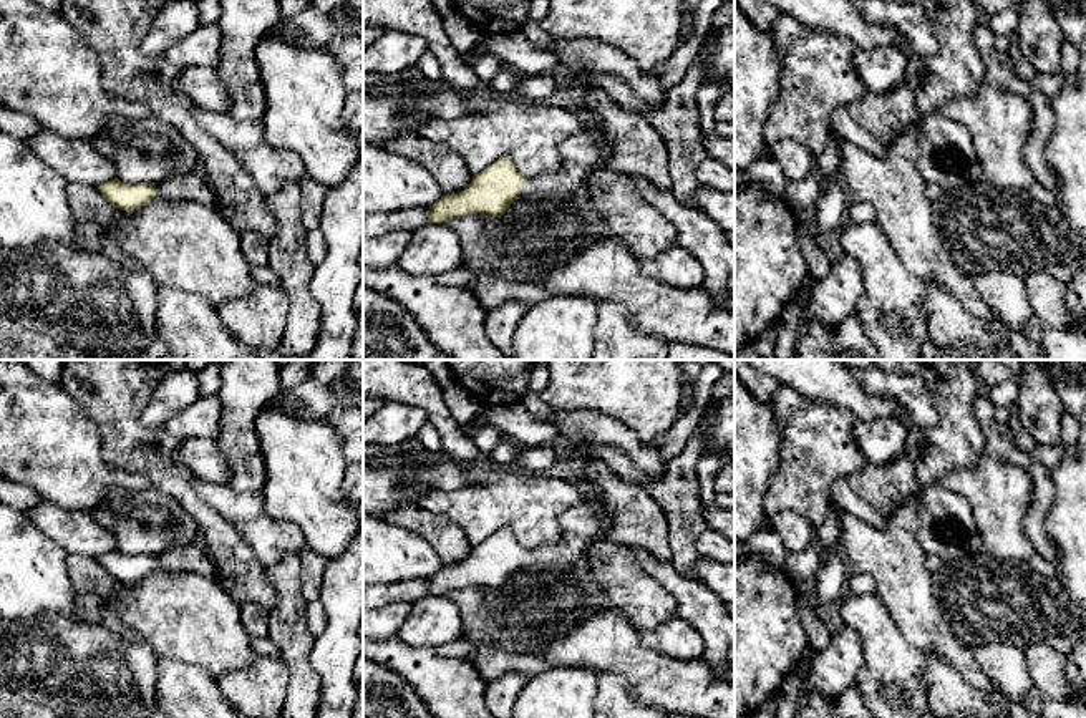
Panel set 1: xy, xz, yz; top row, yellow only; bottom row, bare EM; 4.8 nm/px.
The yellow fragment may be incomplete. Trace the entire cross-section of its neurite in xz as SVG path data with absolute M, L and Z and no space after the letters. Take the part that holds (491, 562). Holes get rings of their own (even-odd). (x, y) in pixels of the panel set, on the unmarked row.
M589 501L567 507L559 516L562 541L557 546L524 551L507 529L501 529L473 547L471 555L454 565L443 567L429 579L426 595L443 595L469 585L501 589L521 569L534 569L559 562L582 562L587 549L602 532L602 519Z

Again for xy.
M202 542L171 547L161 555L124 555L114 549L98 560L114 580L126 584L144 579L154 569L191 570L207 579L217 572Z

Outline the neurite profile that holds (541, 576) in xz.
M534 567L534 569L521 569L509 577L511 582L534 582L539 585L545 585L552 579L567 580L569 575L567 574L550 574L544 567Z

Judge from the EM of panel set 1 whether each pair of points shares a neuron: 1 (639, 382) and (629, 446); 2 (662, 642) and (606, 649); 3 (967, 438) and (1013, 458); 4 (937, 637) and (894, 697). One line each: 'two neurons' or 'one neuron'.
1: two neurons
2: two neurons
3: two neurons
4: two neurons

